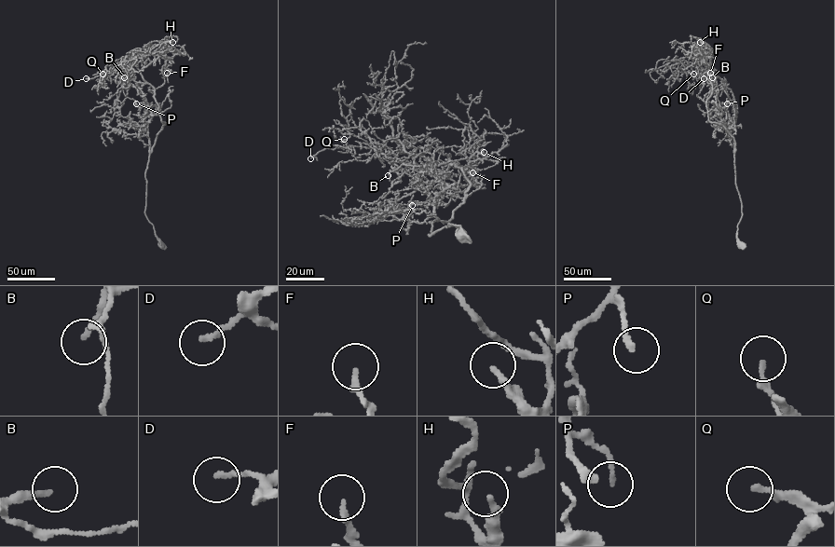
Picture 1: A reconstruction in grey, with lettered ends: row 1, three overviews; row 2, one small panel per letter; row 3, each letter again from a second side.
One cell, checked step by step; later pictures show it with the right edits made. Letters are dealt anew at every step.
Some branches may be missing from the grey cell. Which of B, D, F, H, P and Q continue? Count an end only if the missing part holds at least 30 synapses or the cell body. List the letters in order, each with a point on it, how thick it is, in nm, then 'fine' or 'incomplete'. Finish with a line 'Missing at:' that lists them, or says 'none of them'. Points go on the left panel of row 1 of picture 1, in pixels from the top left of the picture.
B: place (124, 77); calibre 180 nm; incomplete
D: place (86, 78); calibre 160 nm; fine
F: place (167, 73); calibre 190 nm; fine
H: place (172, 42); calibre 200 nm; fine
P: place (136, 103); calibre 150 nm; fine
Q: place (102, 74); calibre 170 nm; fine
Missing at: B

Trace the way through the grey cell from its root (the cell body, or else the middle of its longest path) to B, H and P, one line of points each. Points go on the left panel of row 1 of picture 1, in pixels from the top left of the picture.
B: (161, 245), (144, 212), (145, 170), (149, 153), (147, 123), (155, 114), (148, 108), (137, 83), (124, 77)
H: (161, 245), (144, 212), (145, 170), (165, 123), (154, 88), (141, 70), (172, 42)
P: (161, 245), (144, 212), (149, 143), (147, 125), (142, 119), (136, 103)

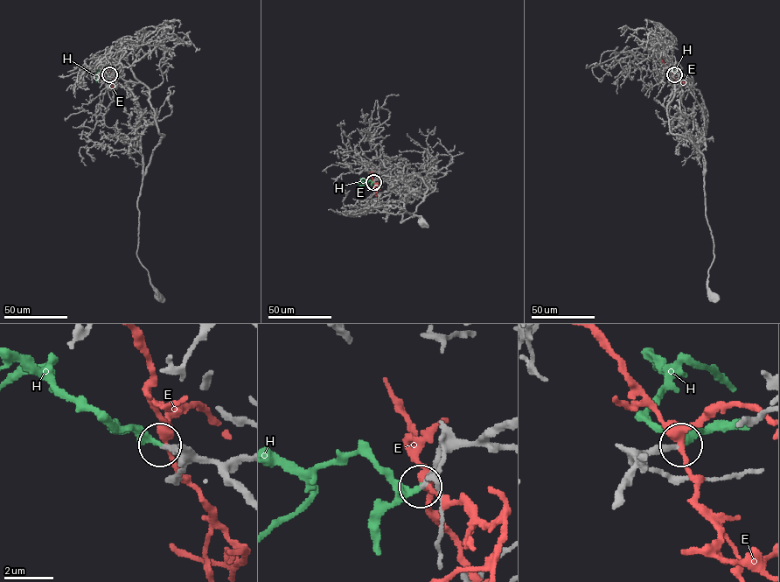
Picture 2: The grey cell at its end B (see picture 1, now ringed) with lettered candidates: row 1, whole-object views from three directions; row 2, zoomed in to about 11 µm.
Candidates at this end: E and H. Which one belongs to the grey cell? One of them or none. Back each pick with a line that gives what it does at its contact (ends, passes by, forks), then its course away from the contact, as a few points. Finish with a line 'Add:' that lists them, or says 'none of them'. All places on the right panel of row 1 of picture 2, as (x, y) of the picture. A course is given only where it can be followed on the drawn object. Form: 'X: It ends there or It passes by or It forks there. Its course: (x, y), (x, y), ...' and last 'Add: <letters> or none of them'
H: It ends there. Its course: (673, 74), (672, 70), (671, 81)
Add: H

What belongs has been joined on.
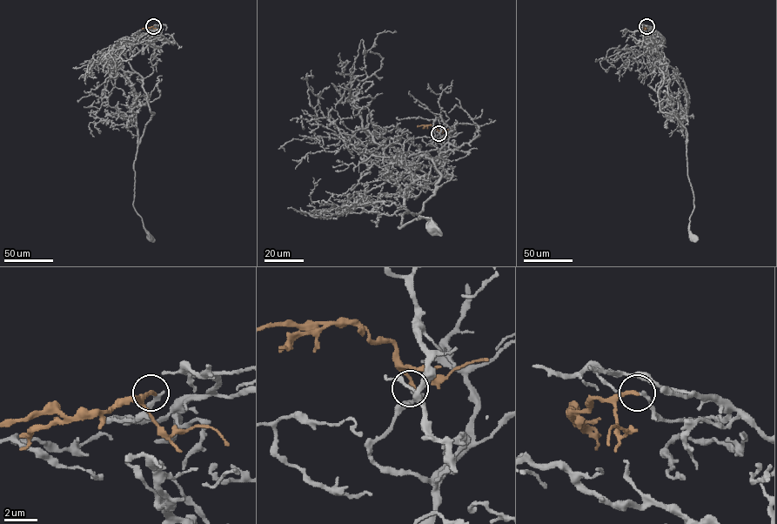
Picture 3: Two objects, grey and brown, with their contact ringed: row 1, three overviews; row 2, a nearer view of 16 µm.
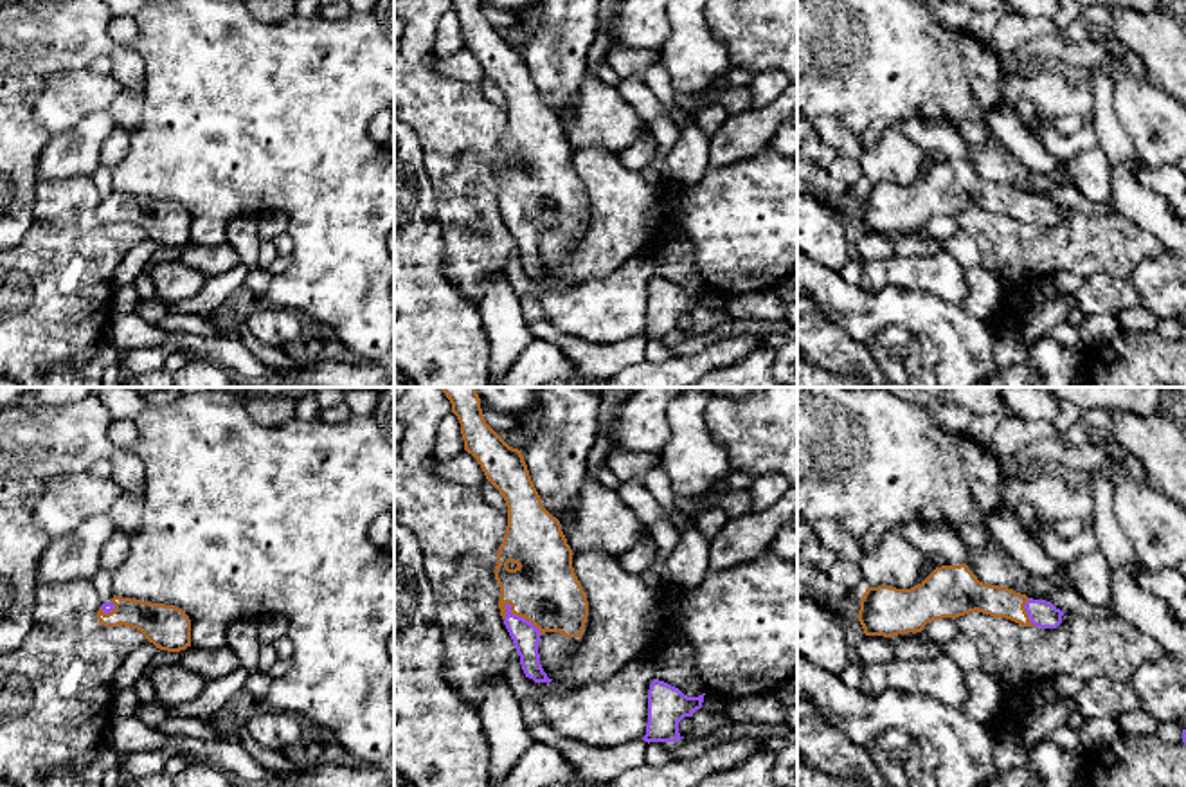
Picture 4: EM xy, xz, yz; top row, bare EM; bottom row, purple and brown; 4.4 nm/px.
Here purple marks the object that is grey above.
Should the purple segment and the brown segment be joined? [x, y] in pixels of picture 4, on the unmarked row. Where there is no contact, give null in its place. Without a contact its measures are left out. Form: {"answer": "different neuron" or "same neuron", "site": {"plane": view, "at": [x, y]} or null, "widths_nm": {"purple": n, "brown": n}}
{"answer": "same neuron", "site": {"plane": "xz", "at": [522, 215]}, "widths_nm": {"purple": 120, "brown": 320}}

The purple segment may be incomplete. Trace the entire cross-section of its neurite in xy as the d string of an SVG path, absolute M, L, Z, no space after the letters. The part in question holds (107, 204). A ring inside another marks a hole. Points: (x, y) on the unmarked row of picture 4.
M115 193L103 200L97 216L104 223L140 227L160 247L180 249L191 243L191 216L175 202Z

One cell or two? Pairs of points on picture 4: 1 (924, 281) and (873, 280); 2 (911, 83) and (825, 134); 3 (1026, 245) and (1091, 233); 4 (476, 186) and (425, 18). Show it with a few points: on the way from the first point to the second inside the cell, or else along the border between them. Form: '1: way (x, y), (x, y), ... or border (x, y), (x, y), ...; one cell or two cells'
1: way (911, 276), (886, 276); one cell
2: border (816, 117), (834, 117), (844, 128), (861, 135); two cells
3: way (1042, 245), (1075, 244); one cell
4: way (459, 144), (459, 130), (420, 90), (420, 60); one cell

